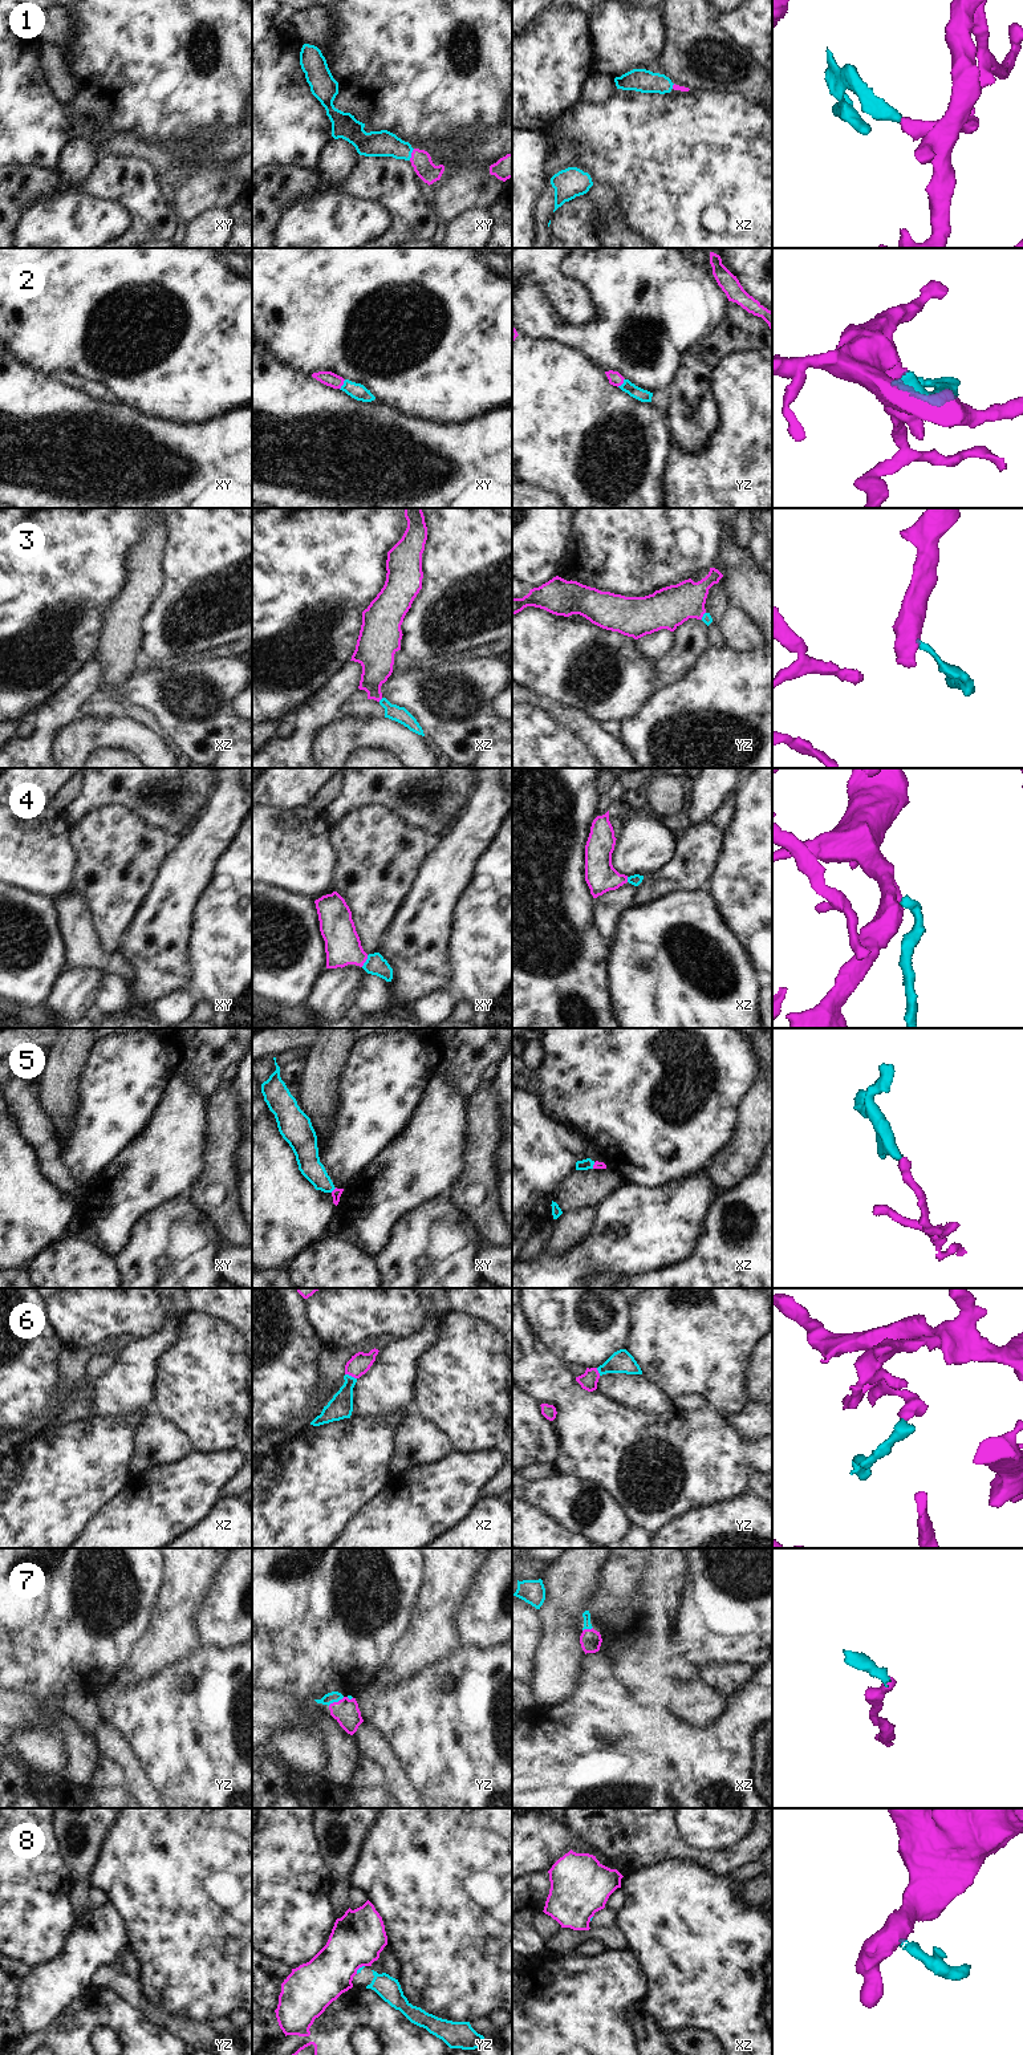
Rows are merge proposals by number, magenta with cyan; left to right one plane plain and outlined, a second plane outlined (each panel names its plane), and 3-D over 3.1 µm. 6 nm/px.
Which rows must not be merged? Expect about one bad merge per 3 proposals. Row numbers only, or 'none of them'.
8

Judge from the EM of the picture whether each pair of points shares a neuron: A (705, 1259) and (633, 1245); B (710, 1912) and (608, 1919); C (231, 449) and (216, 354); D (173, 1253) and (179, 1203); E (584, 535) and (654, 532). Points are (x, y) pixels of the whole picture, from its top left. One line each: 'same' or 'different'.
A: different
B: different
C: different
D: same
E: same

